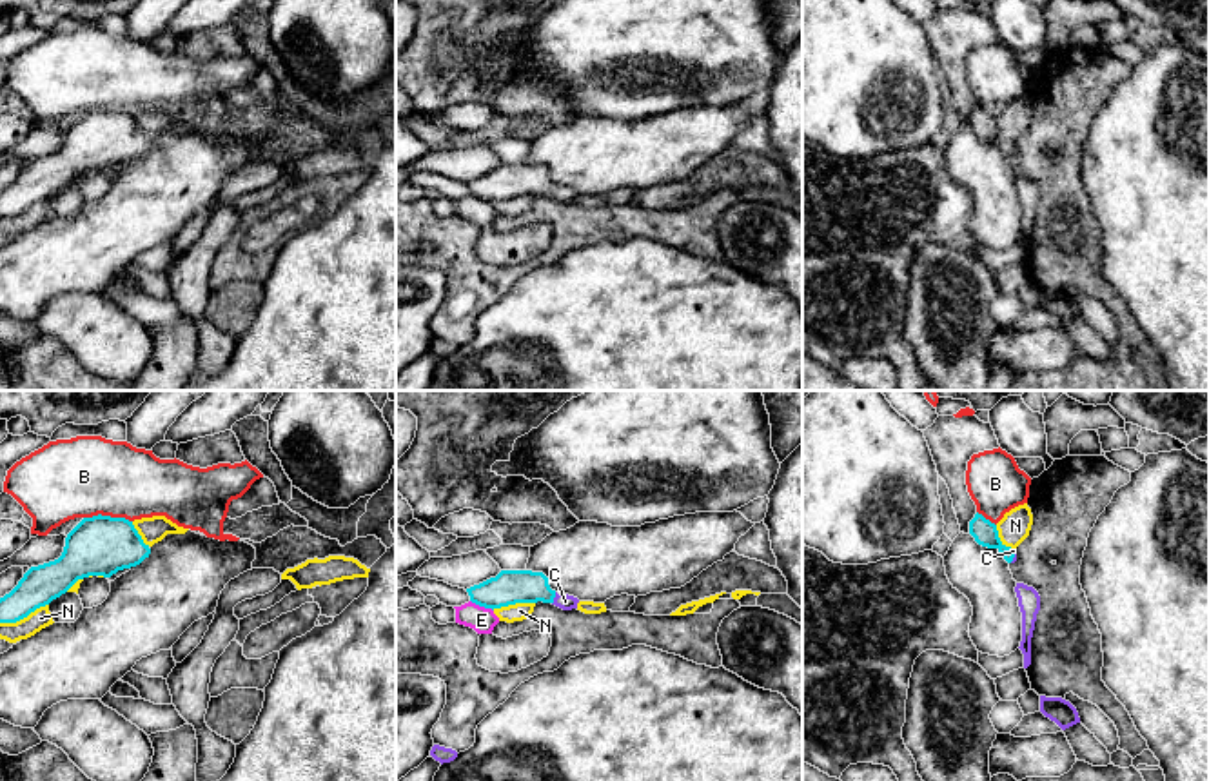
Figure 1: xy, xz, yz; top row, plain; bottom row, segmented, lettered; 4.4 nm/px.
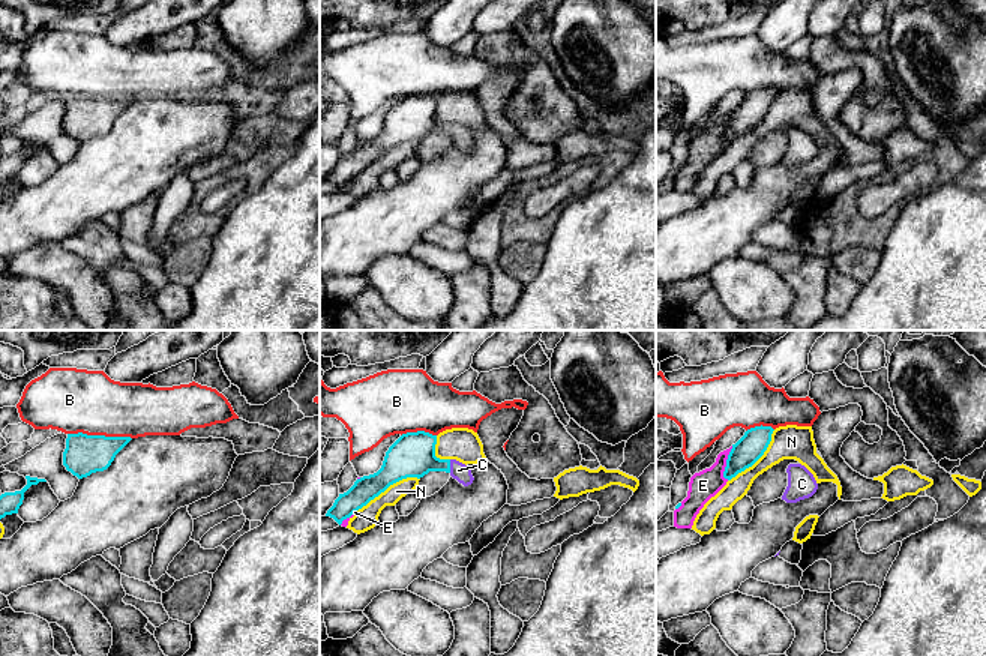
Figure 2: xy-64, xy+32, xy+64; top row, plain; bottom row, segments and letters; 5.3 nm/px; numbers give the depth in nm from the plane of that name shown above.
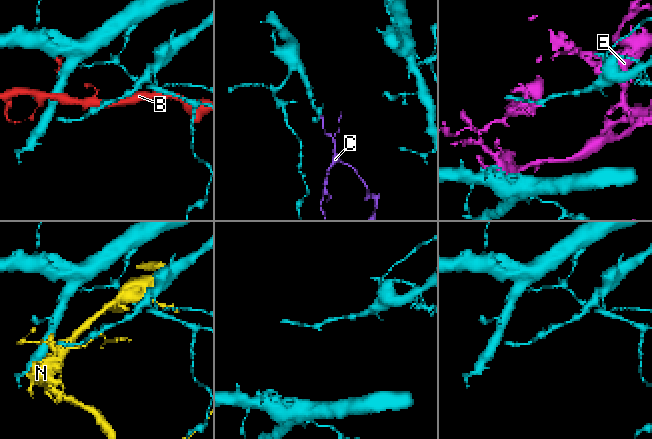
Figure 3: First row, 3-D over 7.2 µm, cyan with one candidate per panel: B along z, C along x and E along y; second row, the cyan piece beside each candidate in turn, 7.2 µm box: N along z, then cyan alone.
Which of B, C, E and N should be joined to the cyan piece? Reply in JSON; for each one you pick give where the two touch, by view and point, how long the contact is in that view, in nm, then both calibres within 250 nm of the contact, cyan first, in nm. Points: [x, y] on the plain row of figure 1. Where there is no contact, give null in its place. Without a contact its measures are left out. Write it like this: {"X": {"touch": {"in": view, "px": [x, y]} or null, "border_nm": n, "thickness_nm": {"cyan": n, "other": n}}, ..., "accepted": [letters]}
{"C": {"touch": {"in": "xz", "px": [554, 189]}, "border_nm": 60, "thickness_nm": {"cyan": 160, "other": 70}}, "accepted": ["C"]}

